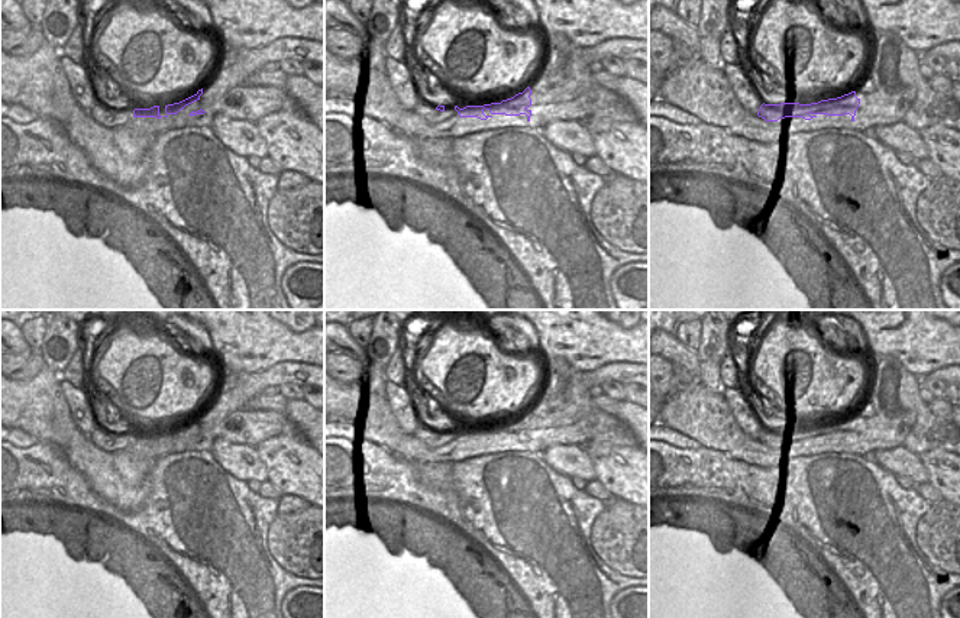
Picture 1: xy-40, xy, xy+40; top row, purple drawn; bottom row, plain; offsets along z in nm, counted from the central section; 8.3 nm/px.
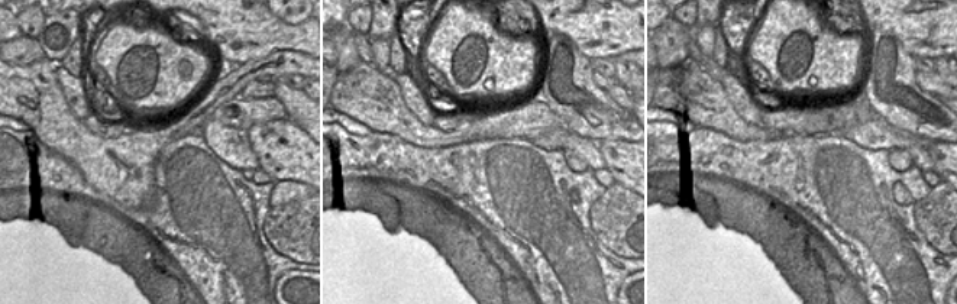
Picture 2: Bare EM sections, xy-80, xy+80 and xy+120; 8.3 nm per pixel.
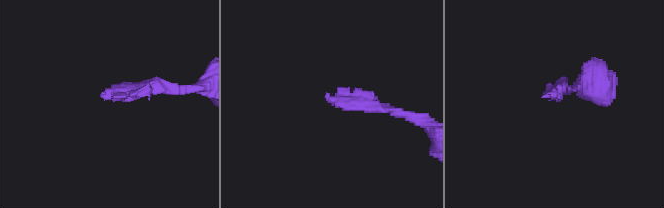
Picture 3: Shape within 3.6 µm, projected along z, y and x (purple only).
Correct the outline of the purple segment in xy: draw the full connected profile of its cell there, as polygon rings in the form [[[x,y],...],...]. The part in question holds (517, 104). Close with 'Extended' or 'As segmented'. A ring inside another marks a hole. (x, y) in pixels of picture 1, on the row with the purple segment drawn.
[[[527,87],[523,93],[515,94],[511,98],[502,100],[501,103],[491,103],[484,106],[466,106],[459,109],[458,106],[437,106],[434,110],[416,104],[414,111],[420,114],[427,123],[443,123],[452,119],[456,113],[459,117],[478,117],[487,120],[494,114],[520,116],[526,114],[530,122],[531,110],[531,90]]]. Extended

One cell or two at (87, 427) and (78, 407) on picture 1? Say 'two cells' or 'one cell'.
one cell

